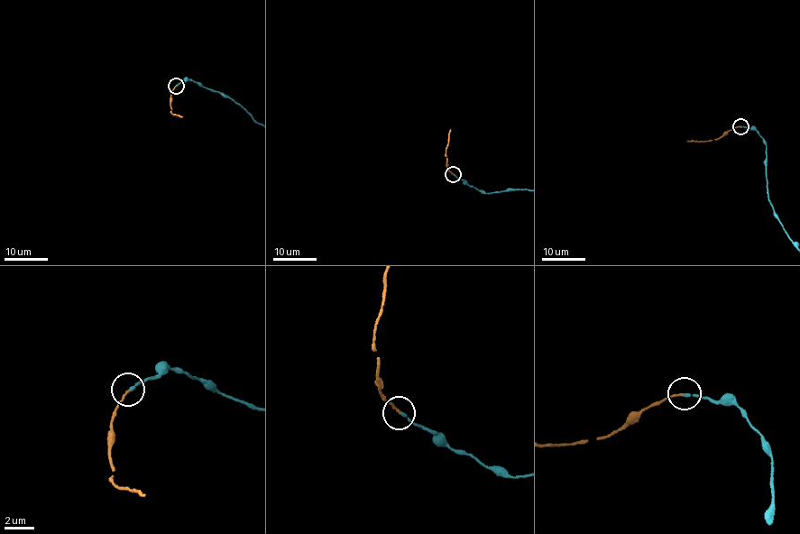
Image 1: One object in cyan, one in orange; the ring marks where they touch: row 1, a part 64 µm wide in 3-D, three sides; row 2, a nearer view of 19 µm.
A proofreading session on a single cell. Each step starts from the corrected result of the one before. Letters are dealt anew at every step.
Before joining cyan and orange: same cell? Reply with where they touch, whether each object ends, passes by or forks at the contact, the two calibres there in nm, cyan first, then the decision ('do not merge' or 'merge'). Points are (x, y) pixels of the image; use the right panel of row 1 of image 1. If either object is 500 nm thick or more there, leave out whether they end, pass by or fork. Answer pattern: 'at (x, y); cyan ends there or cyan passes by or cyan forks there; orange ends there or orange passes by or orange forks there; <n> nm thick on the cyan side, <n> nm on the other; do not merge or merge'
at (740, 126); cyan ends there; orange ends there; 180 nm thick on the cyan side, 120 nm on the other; merge

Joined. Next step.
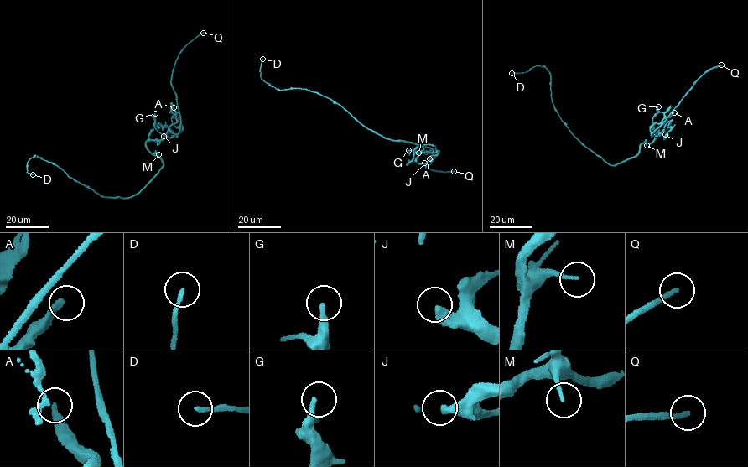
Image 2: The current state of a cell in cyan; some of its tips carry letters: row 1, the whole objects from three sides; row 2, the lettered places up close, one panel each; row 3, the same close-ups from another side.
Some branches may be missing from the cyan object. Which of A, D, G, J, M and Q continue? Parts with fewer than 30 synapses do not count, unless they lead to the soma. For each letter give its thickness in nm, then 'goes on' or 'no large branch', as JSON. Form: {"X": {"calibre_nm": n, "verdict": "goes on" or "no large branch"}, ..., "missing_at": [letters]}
{"A": {"calibre_nm": 280, "verdict": "no large branch"}, "D": {"calibre_nm": 170, "verdict": "no large branch"}, "G": {"calibre_nm": 240, "verdict": "no large branch"}, "J": {"calibre_nm": 400, "verdict": "no large branch"}, "M": {"calibre_nm": 150, "verdict": "no large branch"}, "Q": {"calibre_nm": 200, "verdict": "goes on"}, "missing_at": ["Q"]}

